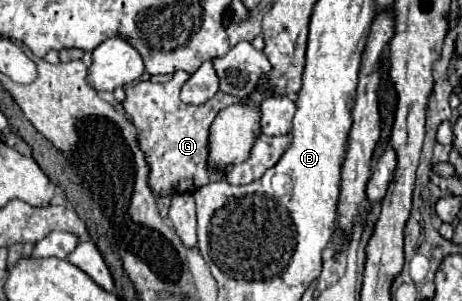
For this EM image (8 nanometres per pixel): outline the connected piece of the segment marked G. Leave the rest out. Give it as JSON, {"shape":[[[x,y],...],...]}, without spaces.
{"shape":[[[177,71],[167,83],[141,81],[133,87],[125,87],[127,99],[123,101],[123,107],[137,129],[137,143],[149,167],[147,181],[157,197],[193,193],[195,189],[225,177],[225,171],[209,167],[209,127],[225,107],[247,103],[241,97],[217,91],[215,97],[203,105],[187,105],[179,99],[179,91],[189,77],[191,75],[185,71]]]}

